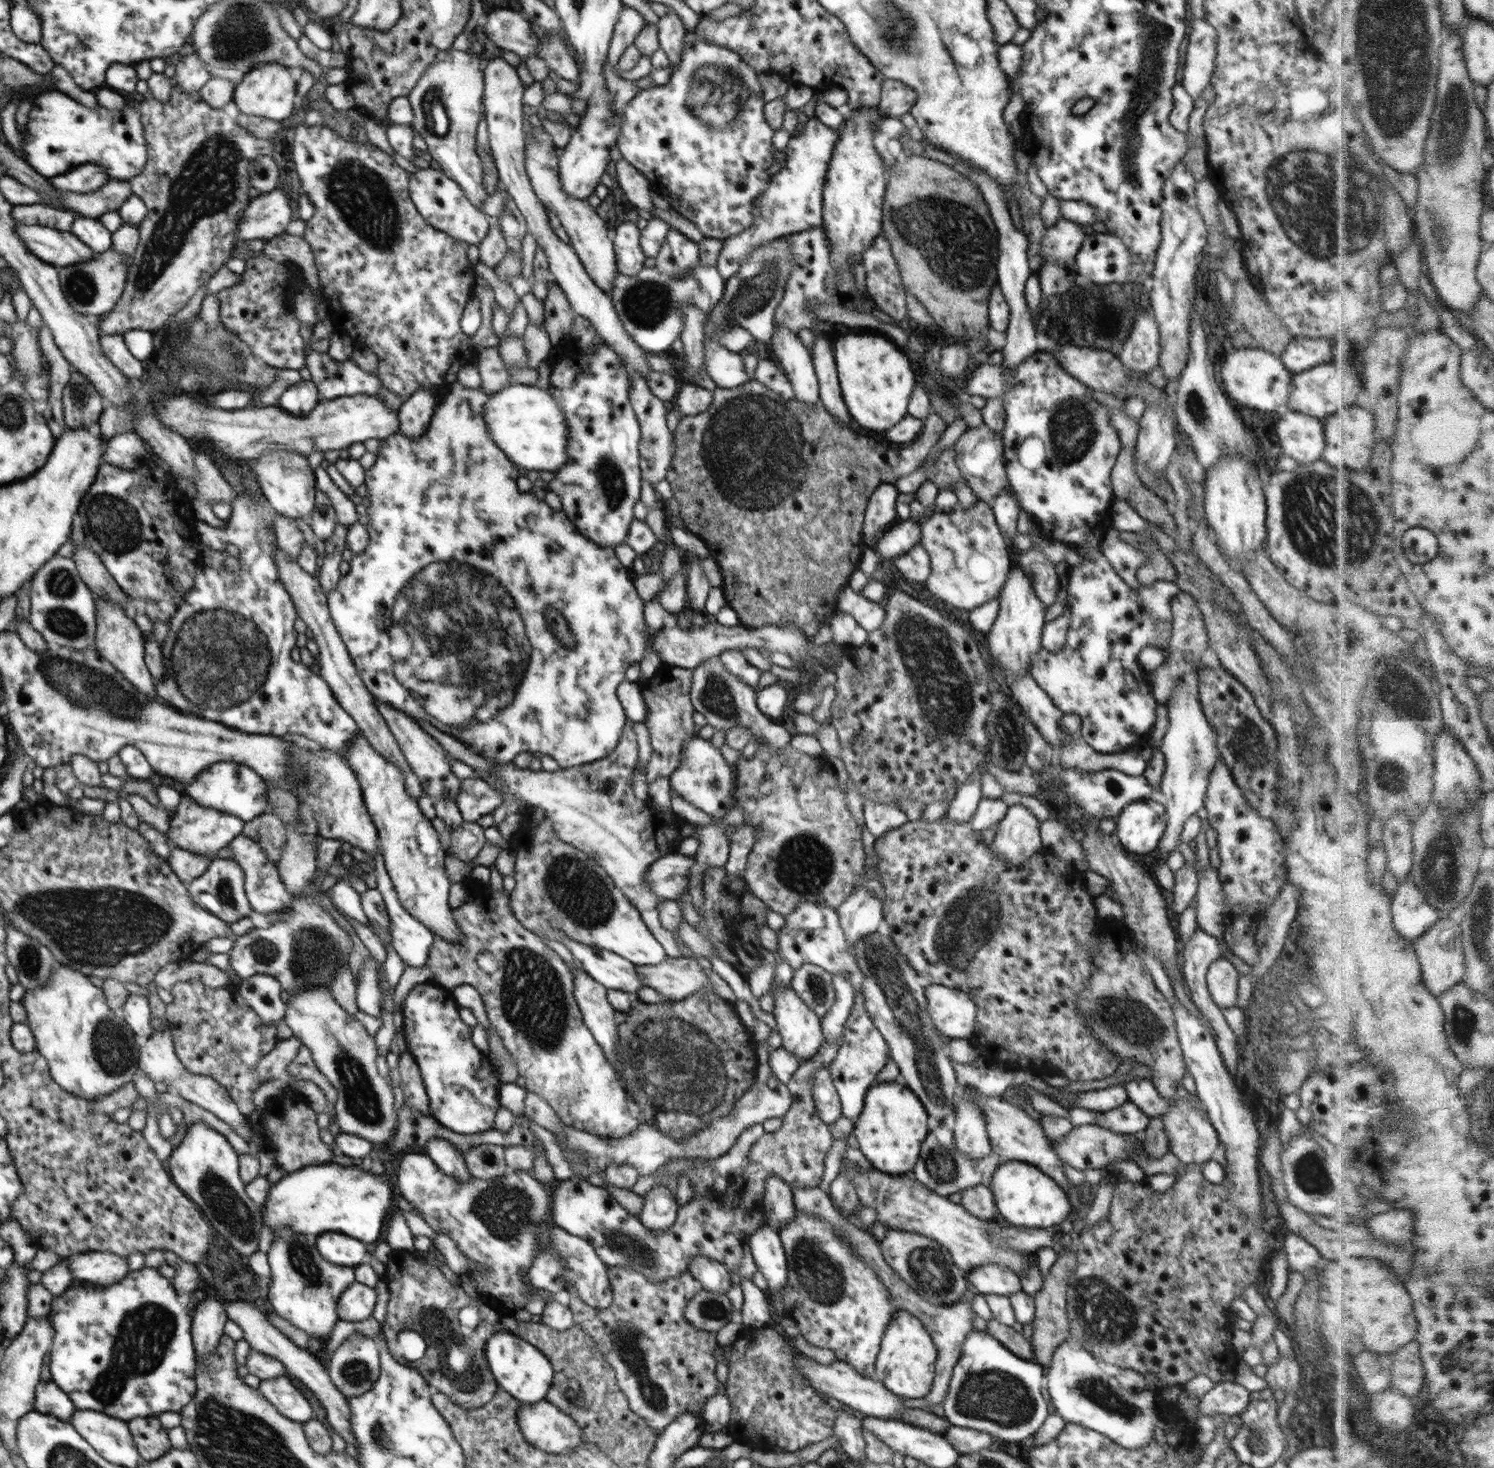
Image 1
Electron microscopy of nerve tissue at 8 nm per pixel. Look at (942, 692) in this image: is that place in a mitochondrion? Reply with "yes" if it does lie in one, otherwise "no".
yes

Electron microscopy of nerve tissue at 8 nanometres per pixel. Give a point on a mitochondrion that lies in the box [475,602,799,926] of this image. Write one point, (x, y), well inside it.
(715, 696)

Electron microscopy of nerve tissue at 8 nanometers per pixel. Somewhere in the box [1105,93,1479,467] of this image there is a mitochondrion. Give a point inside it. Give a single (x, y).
(1329, 212)

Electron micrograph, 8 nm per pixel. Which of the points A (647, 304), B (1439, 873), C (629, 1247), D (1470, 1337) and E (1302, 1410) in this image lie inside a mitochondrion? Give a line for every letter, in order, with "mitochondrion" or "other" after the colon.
A: mitochondrion
B: mitochondrion
C: mitochondrion
D: other
E: other

